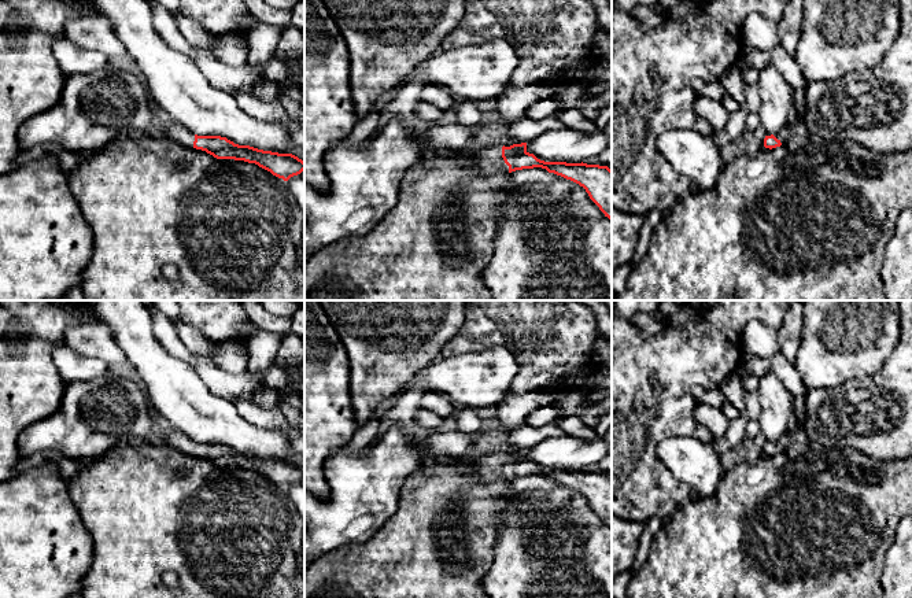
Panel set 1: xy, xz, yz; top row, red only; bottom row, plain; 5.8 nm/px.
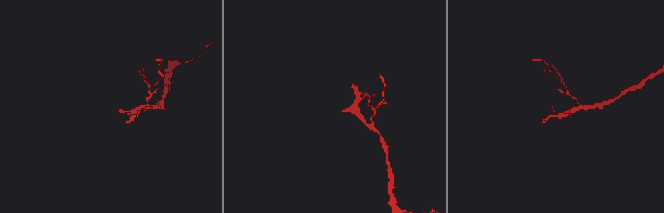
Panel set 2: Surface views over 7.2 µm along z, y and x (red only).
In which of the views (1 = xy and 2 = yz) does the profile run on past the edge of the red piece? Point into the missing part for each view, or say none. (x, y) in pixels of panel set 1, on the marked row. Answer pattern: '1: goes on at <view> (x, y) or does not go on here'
1: goes on at xy (176, 132)
2: goes on at yz (785, 135)

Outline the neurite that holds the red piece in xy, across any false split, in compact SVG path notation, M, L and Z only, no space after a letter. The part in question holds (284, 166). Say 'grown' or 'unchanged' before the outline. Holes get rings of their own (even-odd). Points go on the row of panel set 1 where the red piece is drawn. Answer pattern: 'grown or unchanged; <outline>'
grown; M173 121L163 122L160 130L165 137L178 144L206 151L217 159L255 163L284 181L304 170L304 162L292 154L278 154L250 145L239 145L221 136L197 136Z

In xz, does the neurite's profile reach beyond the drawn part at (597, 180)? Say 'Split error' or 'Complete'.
Split error

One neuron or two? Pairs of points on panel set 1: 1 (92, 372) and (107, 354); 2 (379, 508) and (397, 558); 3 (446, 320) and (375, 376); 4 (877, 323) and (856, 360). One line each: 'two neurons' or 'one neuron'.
1: two neurons
2: two neurons
3: one neuron
4: one neuron

